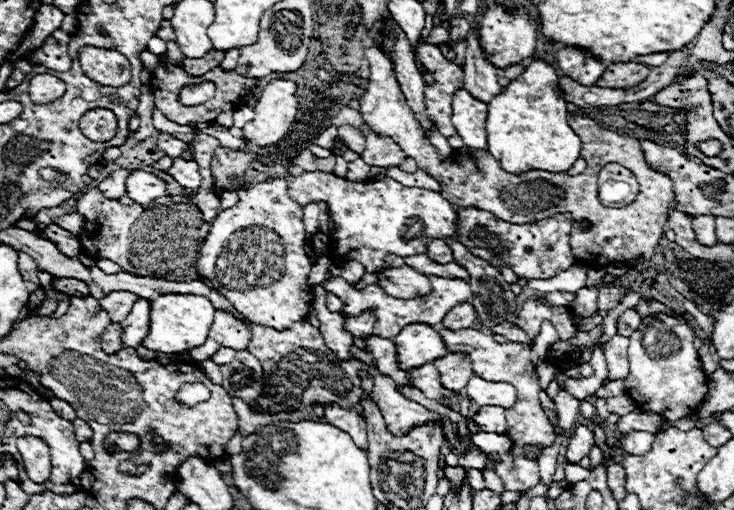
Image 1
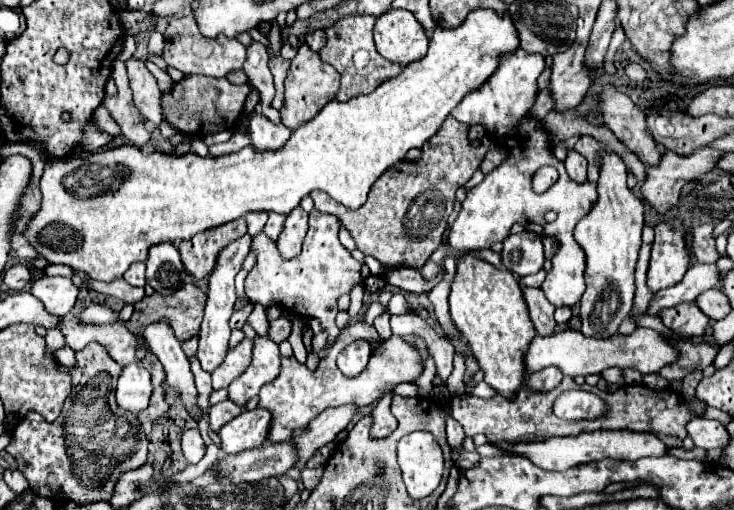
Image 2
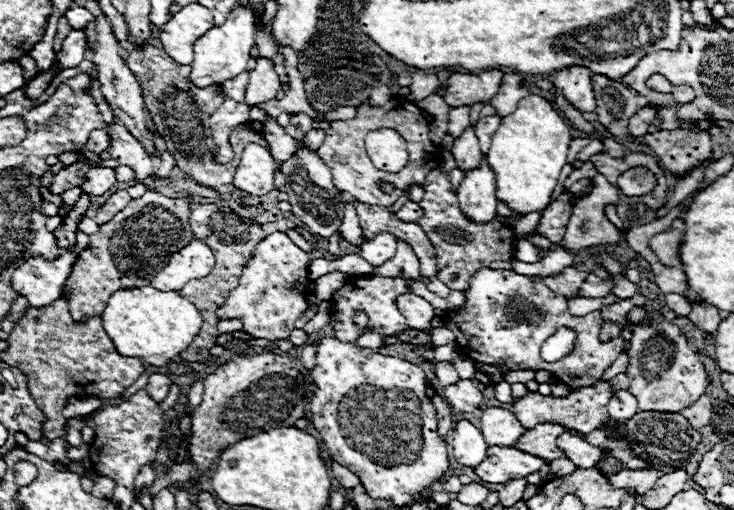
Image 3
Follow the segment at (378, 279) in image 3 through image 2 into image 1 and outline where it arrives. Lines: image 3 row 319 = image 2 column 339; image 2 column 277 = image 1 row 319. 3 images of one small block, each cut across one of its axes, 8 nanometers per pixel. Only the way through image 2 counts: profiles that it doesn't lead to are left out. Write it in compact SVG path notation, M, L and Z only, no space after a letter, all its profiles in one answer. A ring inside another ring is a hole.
M326 272L324 276L324 282L320 284L326 292L332 292L336 294L342 302L344 302L344 312L348 314L358 314L370 306L376 308L376 336L380 338L394 338L400 334L400 330L406 326L406 324L412 324L412 322L424 322L424 324L440 324L444 320L444 316L458 304L462 302L468 302L472 298L472 288L470 288L470 282L462 280L462 278L440 278L440 276L428 276L430 282L432 282L432 294L428 296L420 296L420 298L410 298L410 300L402 300L402 298L394 298L390 294L386 294L382 290L382 286L378 284L370 284L362 290L352 290L344 278L334 278L330 272Z

